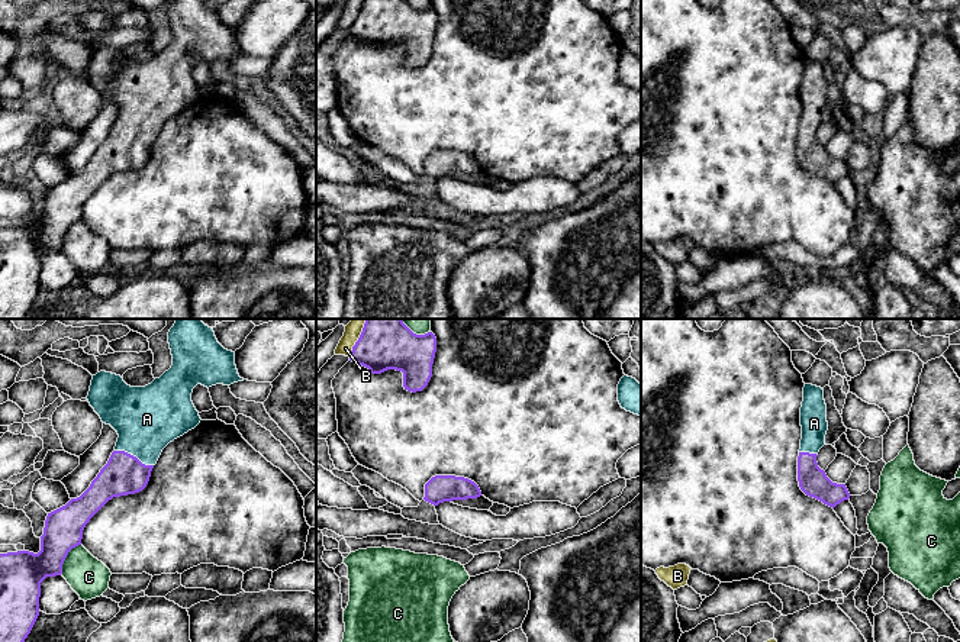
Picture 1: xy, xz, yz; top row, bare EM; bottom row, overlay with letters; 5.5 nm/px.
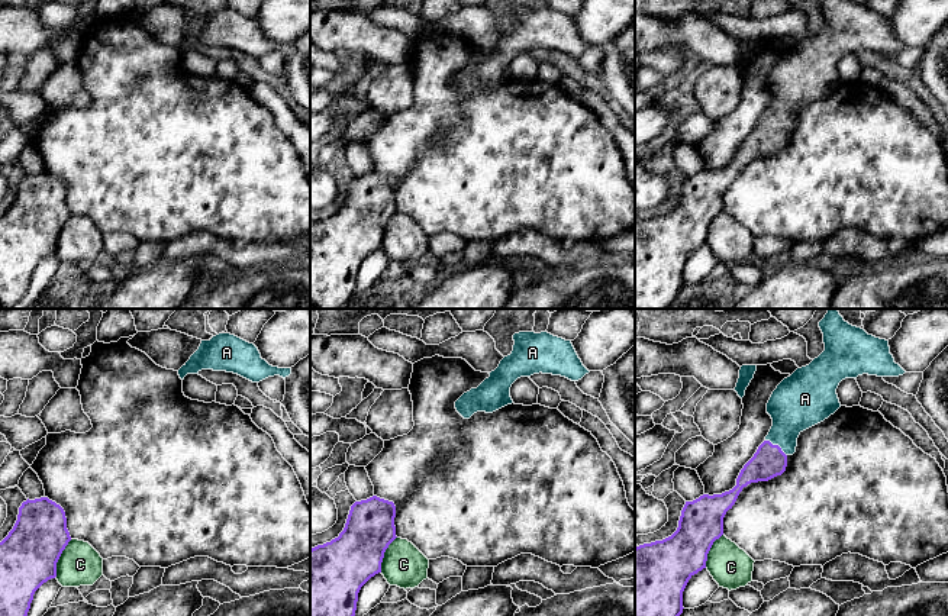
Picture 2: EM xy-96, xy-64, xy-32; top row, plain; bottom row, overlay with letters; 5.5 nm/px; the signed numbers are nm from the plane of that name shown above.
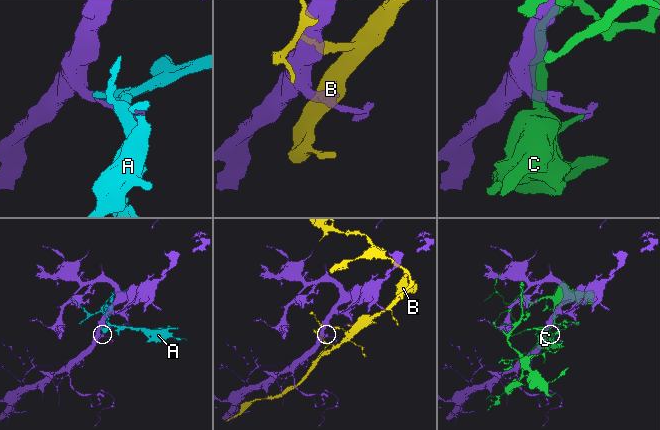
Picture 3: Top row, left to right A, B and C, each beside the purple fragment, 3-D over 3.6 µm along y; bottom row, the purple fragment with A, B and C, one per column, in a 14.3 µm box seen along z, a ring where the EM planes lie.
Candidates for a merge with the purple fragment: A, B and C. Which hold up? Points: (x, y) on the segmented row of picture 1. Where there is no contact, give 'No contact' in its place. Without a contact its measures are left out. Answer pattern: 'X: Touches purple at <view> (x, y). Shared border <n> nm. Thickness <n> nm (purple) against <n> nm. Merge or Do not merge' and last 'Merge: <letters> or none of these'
A: Touches purple at xy (132, 455). Shared border 240 nm. Thickness 220 nm (purple) against 360 nm. Merge
B: Touches purple at xz (358, 338). Shared border 220 nm. Thickness 300 nm (purple) against 90 nm. Do not merge
C: Touches purple at xy (65, 557). Shared border 200 nm. Thickness 240 nm (purple) against 220 nm. Do not merge
Merge: A

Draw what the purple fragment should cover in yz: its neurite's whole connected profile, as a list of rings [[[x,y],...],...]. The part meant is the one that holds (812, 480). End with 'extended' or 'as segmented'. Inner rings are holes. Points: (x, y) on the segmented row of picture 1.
[[[805,384],[800,407],[802,439],[798,457],[798,481],[800,490],[829,507],[850,499],[845,484],[832,483],[818,467],[816,454],[825,445],[828,430],[827,404],[821,387]]]; extended

